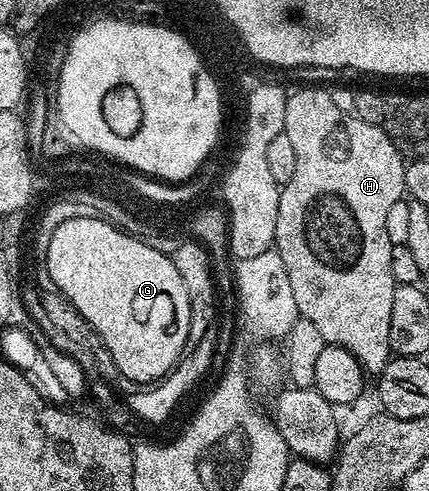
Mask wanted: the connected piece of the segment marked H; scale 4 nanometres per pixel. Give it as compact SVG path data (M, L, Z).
M301 87L290 94L285 100L285 129L283 132L295 149L295 173L291 181L280 188L279 209L275 221L275 237L273 242L276 251L283 257L283 265L287 265L287 277L291 277L291 293L295 293L297 314L302 319L311 321L323 333L326 344L342 347L354 355L370 376L376 377L389 364L389 330L391 329L391 297L393 296L393 274L391 273L391 249L393 242L387 237L387 212L391 205L405 195L405 165L406 160L384 127L376 123L368 123L358 115L348 115L332 100L330 92L321 87Z

